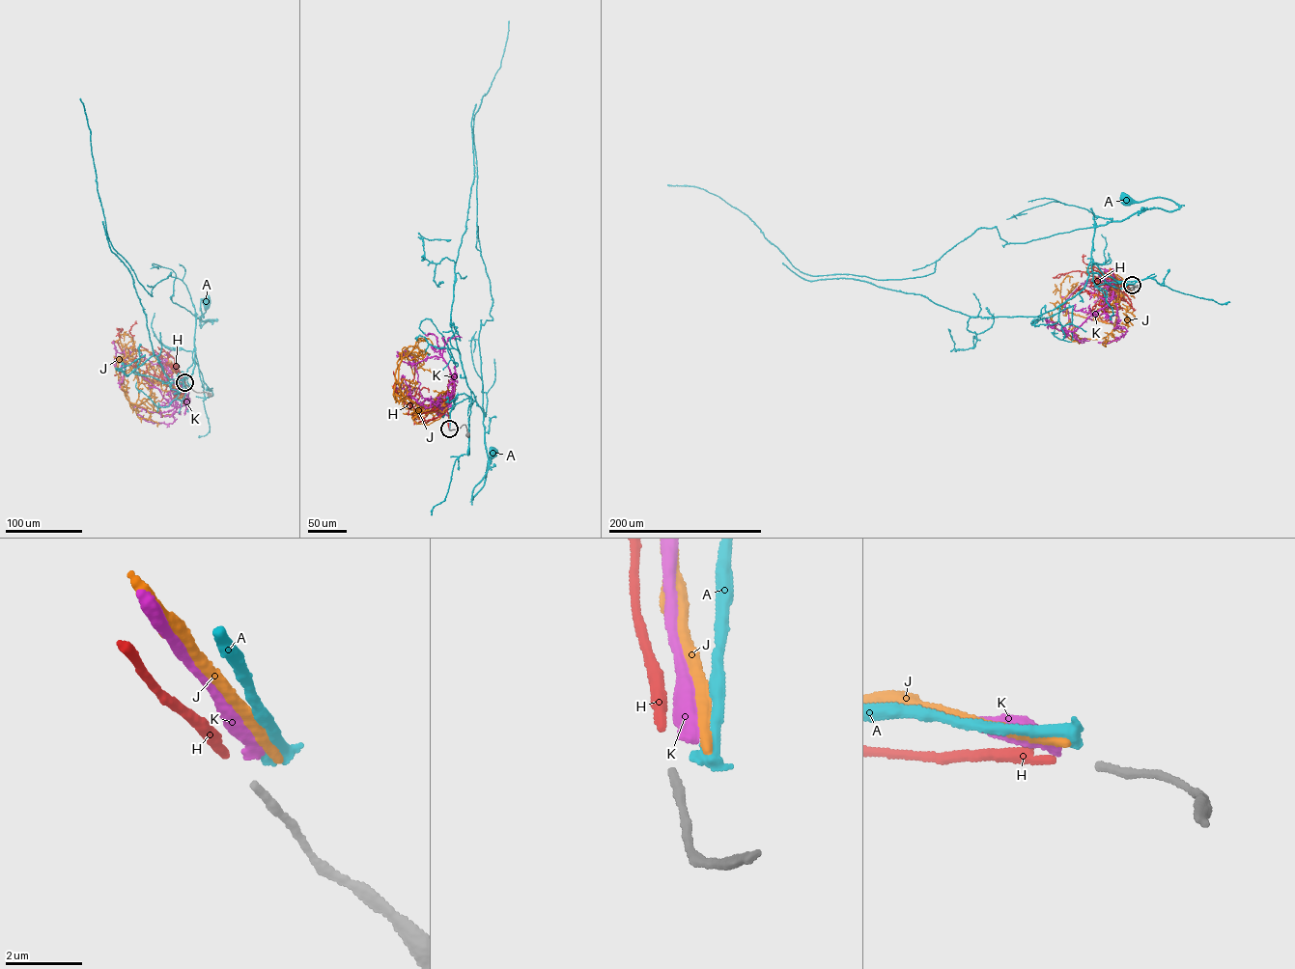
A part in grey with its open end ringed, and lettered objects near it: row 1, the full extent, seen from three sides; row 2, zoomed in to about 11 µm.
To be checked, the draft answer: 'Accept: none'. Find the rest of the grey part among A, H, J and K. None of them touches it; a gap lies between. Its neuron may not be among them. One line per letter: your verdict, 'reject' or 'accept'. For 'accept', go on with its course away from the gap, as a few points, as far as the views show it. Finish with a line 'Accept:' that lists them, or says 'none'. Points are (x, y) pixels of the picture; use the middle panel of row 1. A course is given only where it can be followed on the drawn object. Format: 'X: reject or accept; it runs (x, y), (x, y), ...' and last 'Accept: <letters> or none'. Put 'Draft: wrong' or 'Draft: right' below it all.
A: reject
H: reject
J: reject
K: reject
Accept: none
Draft: right

